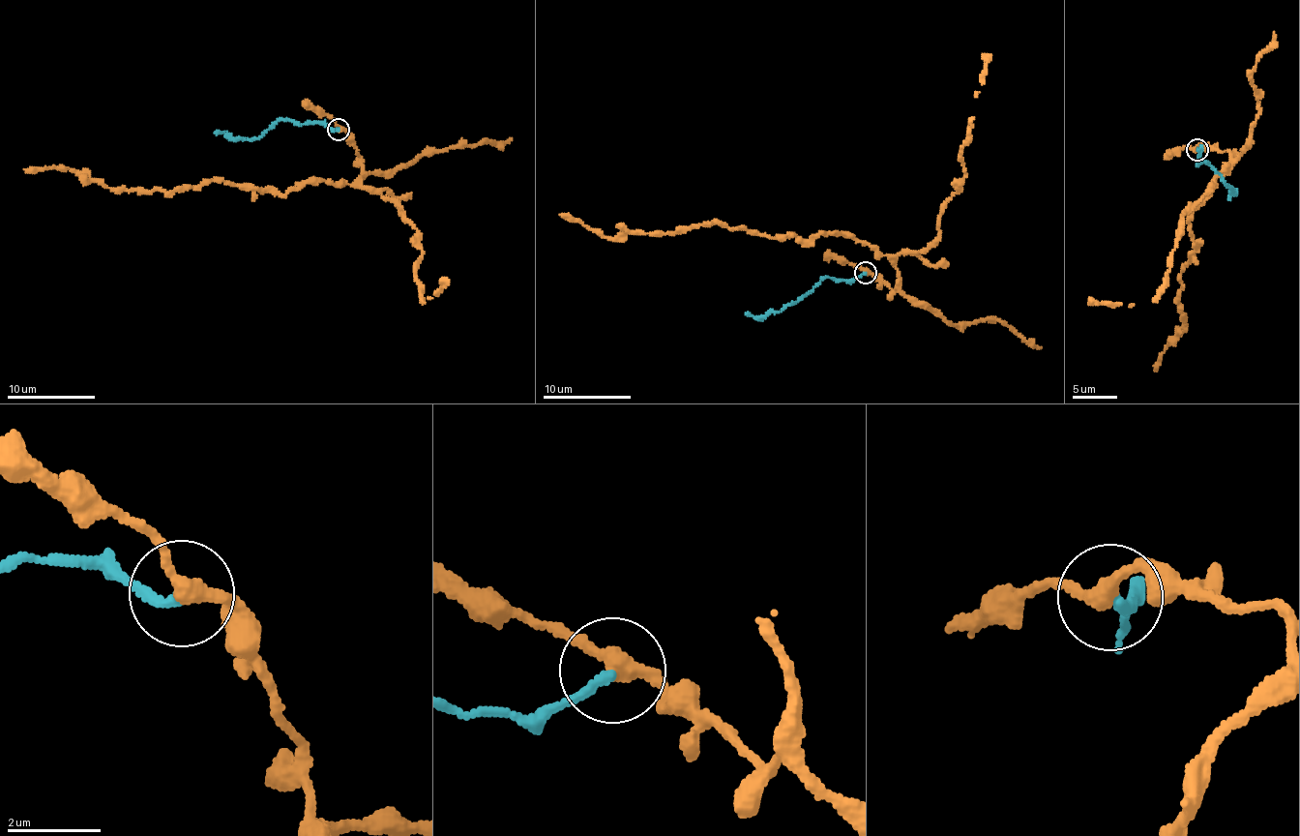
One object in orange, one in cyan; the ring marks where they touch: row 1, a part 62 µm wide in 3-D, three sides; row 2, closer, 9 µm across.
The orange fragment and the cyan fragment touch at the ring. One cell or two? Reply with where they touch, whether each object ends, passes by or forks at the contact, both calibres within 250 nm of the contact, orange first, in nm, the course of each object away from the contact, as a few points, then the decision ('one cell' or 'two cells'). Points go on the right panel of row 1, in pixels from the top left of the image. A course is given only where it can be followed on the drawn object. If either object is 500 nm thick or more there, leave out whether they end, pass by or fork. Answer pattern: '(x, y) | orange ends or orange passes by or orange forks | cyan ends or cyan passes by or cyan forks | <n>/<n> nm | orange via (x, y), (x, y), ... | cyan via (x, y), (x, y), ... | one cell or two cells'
(1196, 149) | orange passes by | cyan ends | 320/200 nm | orange via (1197, 149), (1229, 153), (1229, 166), (1190, 217), (1197, 246), (1179, 281), (1177, 306), (1185, 321), (1154, 370) | cyan via (1197, 149), (1196, 165), (1204, 163), (1214, 166), (1225, 184), (1232, 188), (1234, 194), (1228, 199) | two cells

